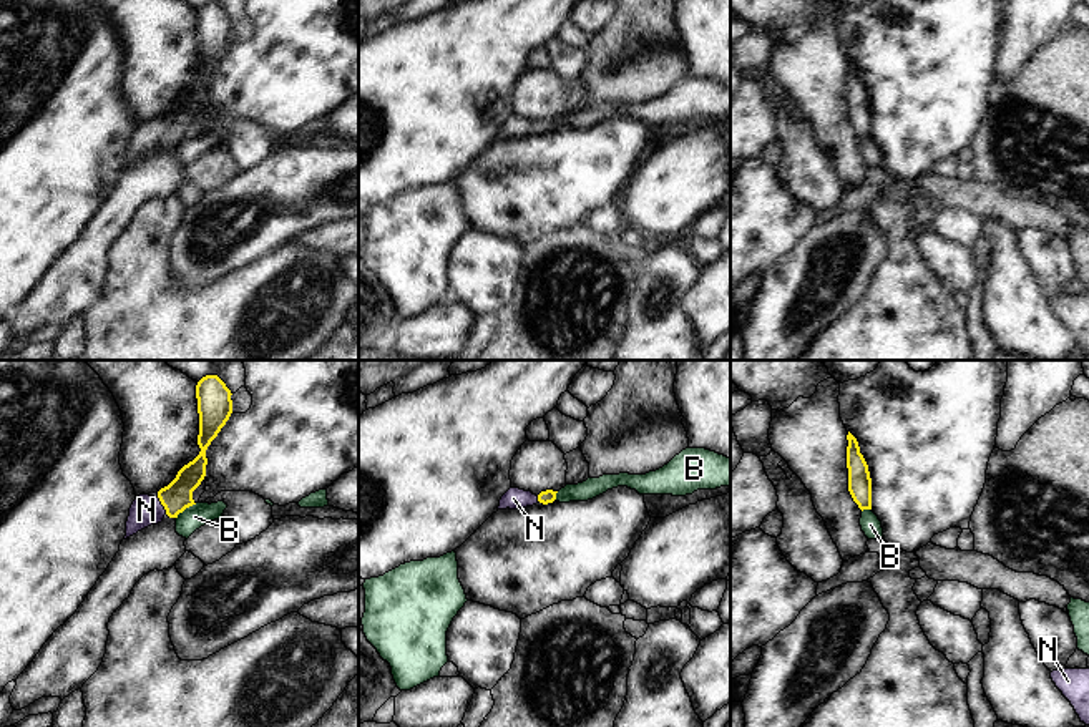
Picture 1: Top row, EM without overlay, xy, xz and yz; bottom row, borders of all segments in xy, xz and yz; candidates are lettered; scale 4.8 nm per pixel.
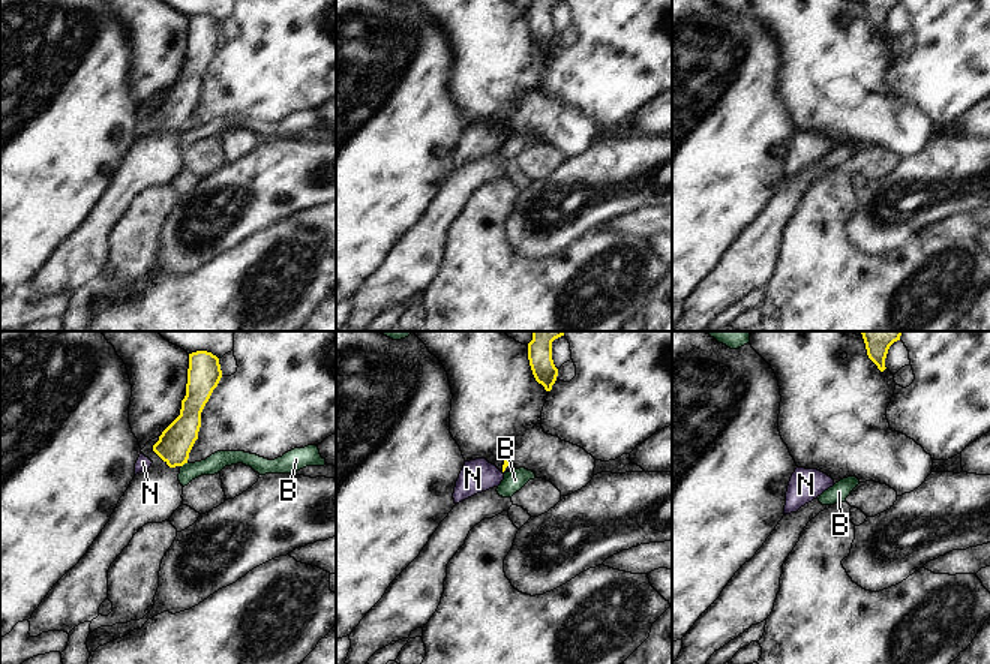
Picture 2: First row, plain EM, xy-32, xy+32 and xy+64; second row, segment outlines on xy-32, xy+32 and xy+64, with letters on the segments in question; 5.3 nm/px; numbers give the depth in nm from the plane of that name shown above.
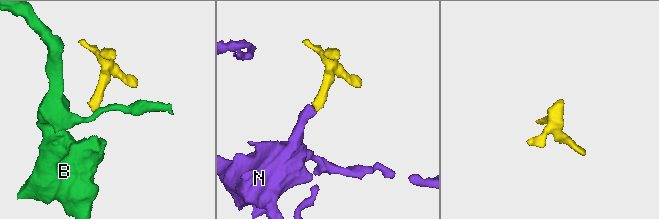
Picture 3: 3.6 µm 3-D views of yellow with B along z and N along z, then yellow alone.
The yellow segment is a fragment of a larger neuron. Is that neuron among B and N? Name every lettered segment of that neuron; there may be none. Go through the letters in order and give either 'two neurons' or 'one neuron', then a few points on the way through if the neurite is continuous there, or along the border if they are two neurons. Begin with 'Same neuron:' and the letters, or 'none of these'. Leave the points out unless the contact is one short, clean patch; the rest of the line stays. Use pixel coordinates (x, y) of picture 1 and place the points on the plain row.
Same neuron: N
B: two neurons; border xy (196, 131), (185, 136), (176, 146)
N: one neuron; way xy (176, 125), (161, 131), (153, 138), (146, 138)

